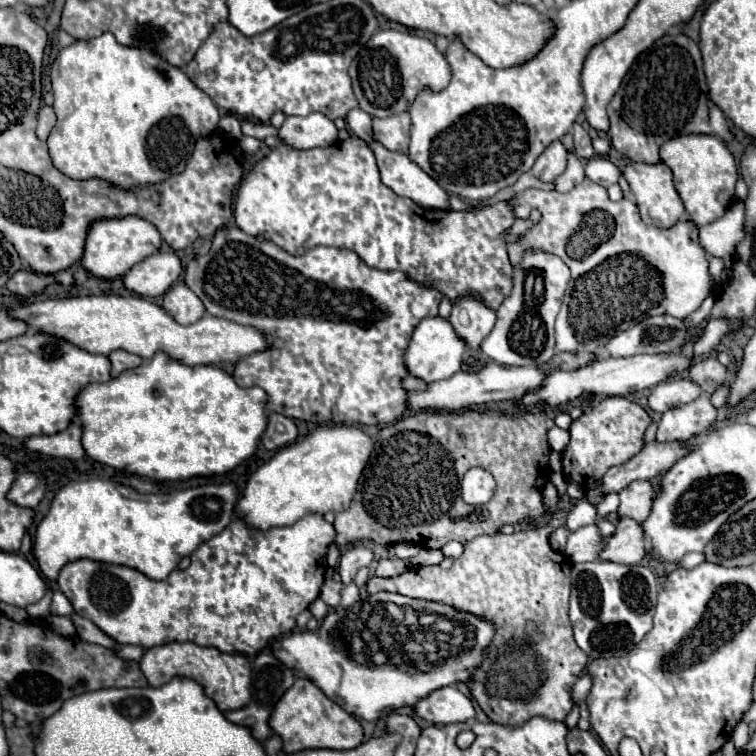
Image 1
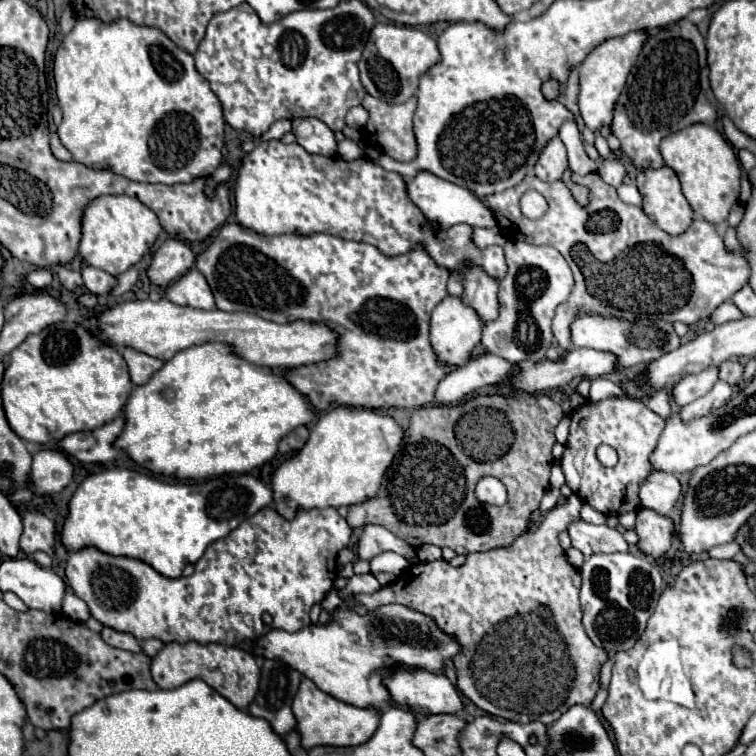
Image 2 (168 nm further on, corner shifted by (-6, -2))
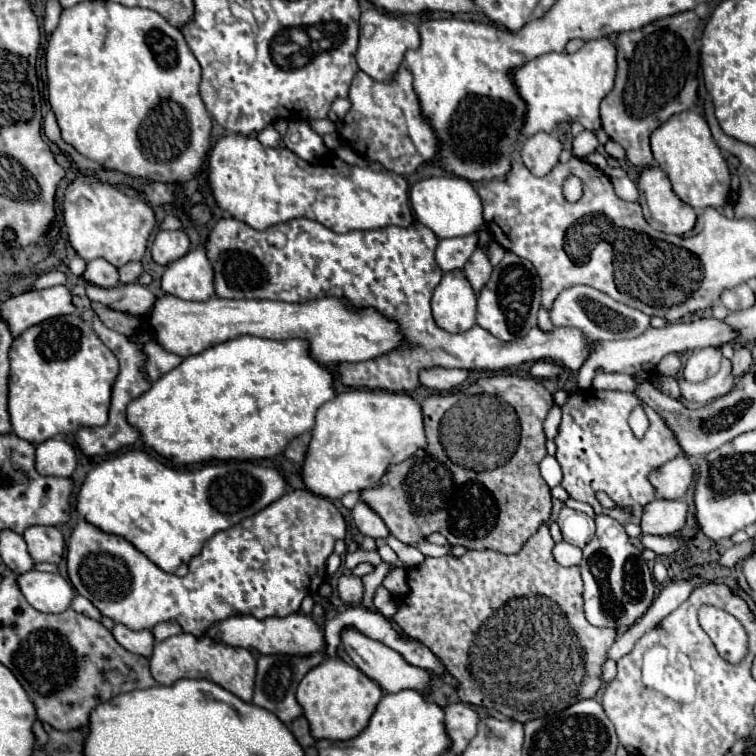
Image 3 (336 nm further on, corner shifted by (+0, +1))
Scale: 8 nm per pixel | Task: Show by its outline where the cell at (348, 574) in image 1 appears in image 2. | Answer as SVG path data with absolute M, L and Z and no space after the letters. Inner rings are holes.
M376 524L366 526L358 542L358 560L372 560L382 552L396 552L404 556L408 562L416 558L416 550L406 540L394 536L382 526L376 526Z

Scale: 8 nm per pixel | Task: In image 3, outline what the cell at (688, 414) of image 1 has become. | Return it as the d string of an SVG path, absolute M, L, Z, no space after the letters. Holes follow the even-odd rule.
M724 357L722 367L714 377L708 377L700 383L690 383L684 377L678 377L682 399L688 403L710 403L722 395L726 395L734 387L734 375L732 375L732 363Z

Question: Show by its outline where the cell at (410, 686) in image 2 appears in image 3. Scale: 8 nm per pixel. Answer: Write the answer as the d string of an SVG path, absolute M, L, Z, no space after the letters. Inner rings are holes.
M344 627L340 637L342 637L342 649L344 649L346 657L354 665L358 665L358 669L362 669L362 673L366 673L368 677L374 677L374 681L378 681L382 685L382 691L398 693L402 689L418 689L418 691L426 691L428 689L430 675L424 669L418 669L418 667L406 663L404 657L398 651L386 647L380 641L374 641L374 639L362 635L354 627Z

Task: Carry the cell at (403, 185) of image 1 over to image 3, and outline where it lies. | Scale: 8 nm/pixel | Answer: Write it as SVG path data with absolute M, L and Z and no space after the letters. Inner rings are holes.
M428 177L412 185L410 203L416 219L434 231L438 239L446 237L464 237L478 231L484 225L482 219L482 201L474 185L460 177Z

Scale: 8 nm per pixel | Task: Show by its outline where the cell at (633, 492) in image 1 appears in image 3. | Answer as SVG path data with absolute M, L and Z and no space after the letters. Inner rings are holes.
M678 455L660 469L654 471L650 477L656 495L662 499L682 499L688 491L690 483L694 481L694 467L686 455Z

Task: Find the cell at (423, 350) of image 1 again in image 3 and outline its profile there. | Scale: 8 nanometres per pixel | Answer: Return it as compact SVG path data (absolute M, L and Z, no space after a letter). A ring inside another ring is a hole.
M456 269L456 271L444 273L440 285L434 289L432 313L434 313L434 319L438 321L438 325L442 325L442 329L446 329L450 333L462 333L476 323L476 293L474 293L472 285L468 283L464 271Z

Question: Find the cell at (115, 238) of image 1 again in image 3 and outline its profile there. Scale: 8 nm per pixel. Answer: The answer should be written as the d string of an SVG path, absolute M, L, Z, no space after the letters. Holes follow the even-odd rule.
M76 171L74 181L64 189L62 211L72 249L86 261L102 257L114 267L140 261L146 253L148 237L156 225L156 213L148 201L126 195L114 185L102 183L98 177L88 177L80 171Z

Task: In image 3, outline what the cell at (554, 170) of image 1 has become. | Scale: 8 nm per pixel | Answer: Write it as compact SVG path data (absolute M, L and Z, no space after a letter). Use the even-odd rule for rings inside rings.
M540 131L536 135L530 135L522 143L520 157L532 175L544 177L558 163L560 151L562 151L562 143L554 135Z

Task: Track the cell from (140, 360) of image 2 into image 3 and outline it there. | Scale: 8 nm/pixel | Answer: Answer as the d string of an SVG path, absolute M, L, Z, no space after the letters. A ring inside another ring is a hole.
M150 341L146 343L146 353L148 353L148 363L146 363L146 373L150 377L150 381L158 381L164 373L172 371L174 367L178 367L182 363L180 355L174 355L170 351L166 351L158 341Z

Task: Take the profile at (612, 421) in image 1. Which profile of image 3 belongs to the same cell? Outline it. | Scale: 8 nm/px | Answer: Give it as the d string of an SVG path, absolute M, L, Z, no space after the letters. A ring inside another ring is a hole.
M576 391L562 405L562 423L554 437L558 447L556 459L564 471L560 485L572 499L592 505L594 513L604 513L622 525L640 523L646 503L656 499L656 491L648 479L650 473L682 451L666 421L648 405L642 407L650 419L650 427L642 439L636 439L628 425L630 411L636 405L642 405L642 401L632 391ZM596 491L608 493L618 503L618 509L604 509L594 497ZM626 505L632 507L632 515L622 513L620 507Z

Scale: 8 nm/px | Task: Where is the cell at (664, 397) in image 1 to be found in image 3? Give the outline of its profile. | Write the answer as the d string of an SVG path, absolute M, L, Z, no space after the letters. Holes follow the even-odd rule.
M706 347L698 349L690 355L688 363L684 365L684 377L688 381L704 381L706 377L712 377L720 369L720 347Z

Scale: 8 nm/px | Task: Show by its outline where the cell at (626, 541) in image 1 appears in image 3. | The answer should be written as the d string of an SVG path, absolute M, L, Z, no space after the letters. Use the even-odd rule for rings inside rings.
M654 499L644 507L642 515L642 533L650 535L674 535L686 525L688 505L684 501L670 499Z

